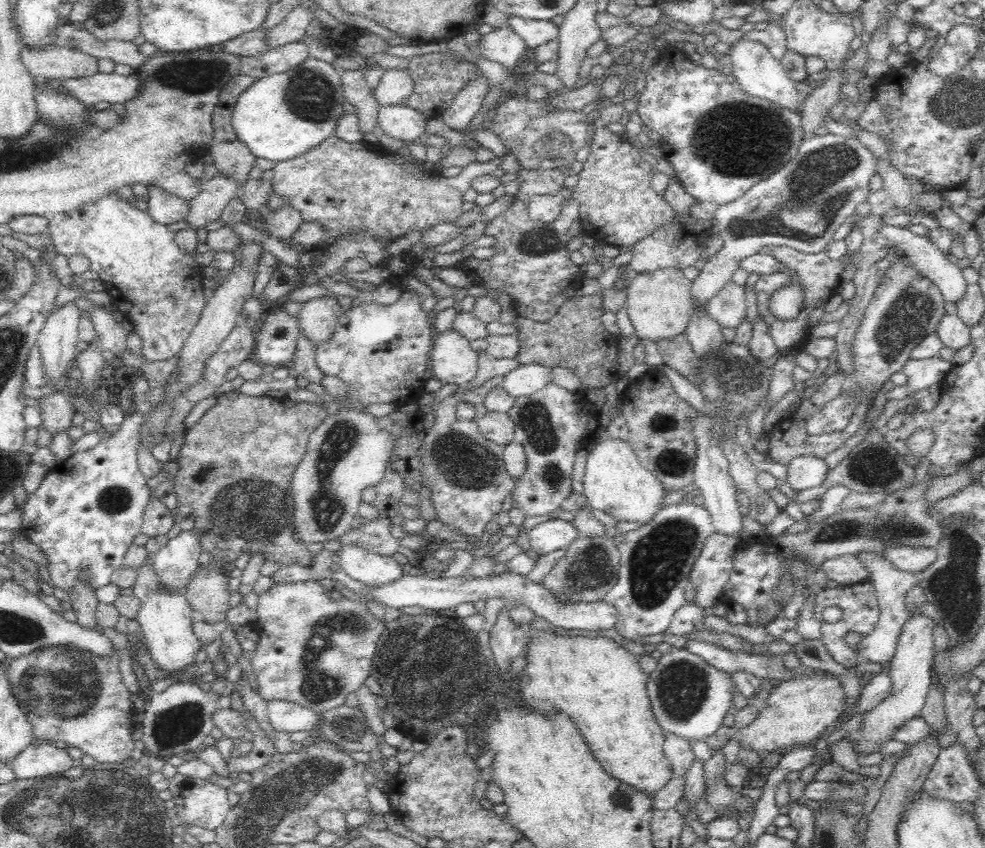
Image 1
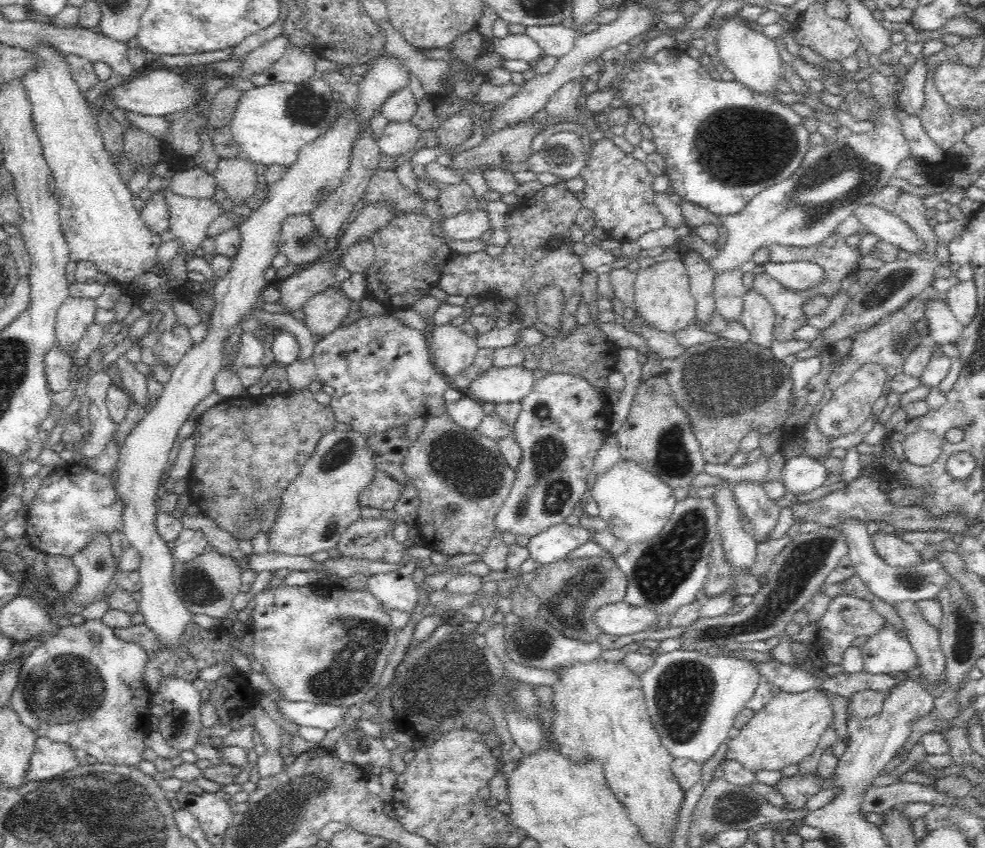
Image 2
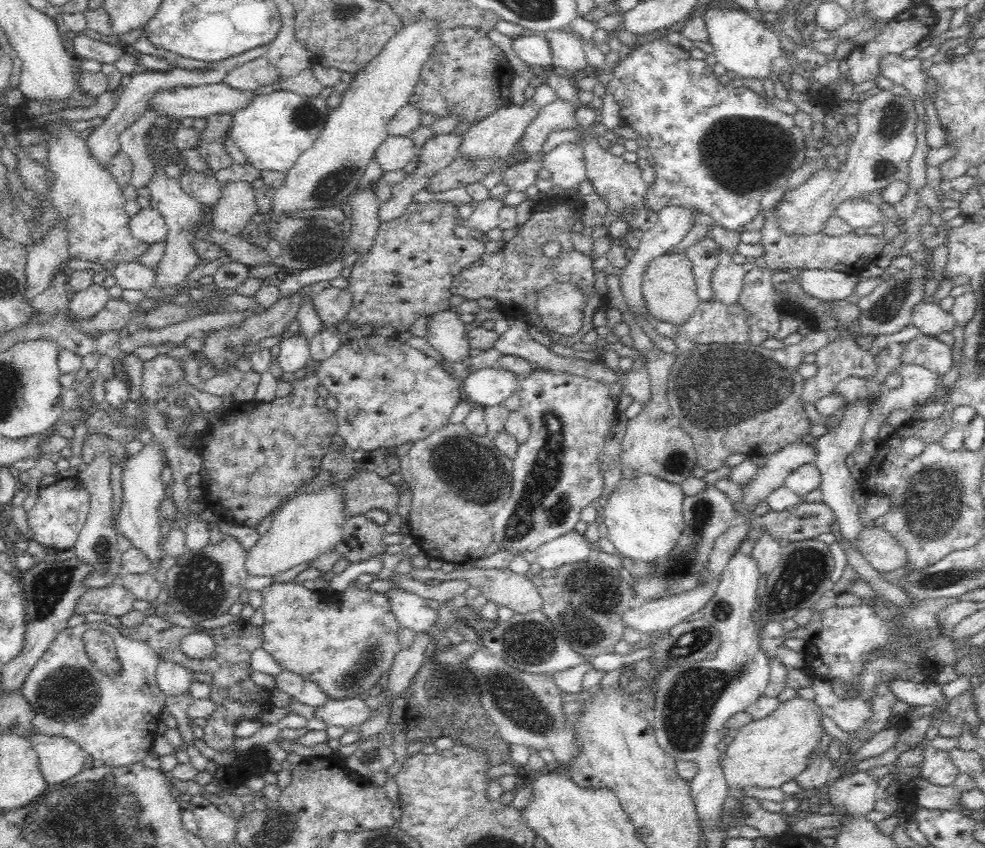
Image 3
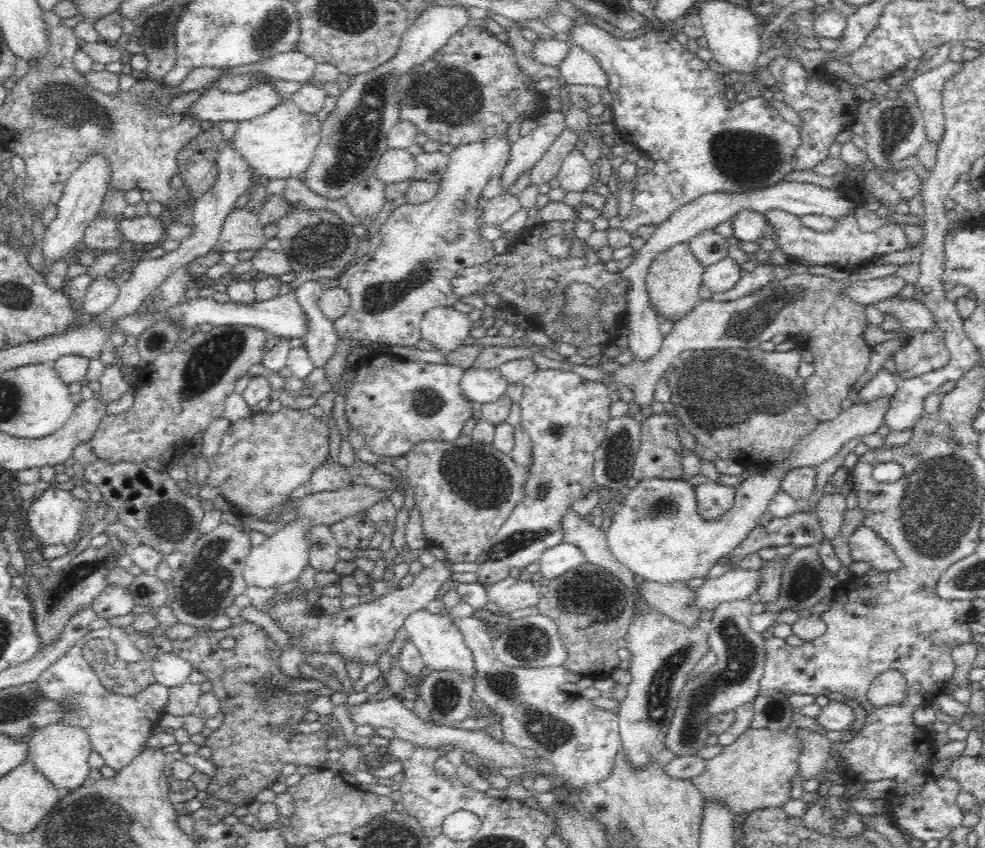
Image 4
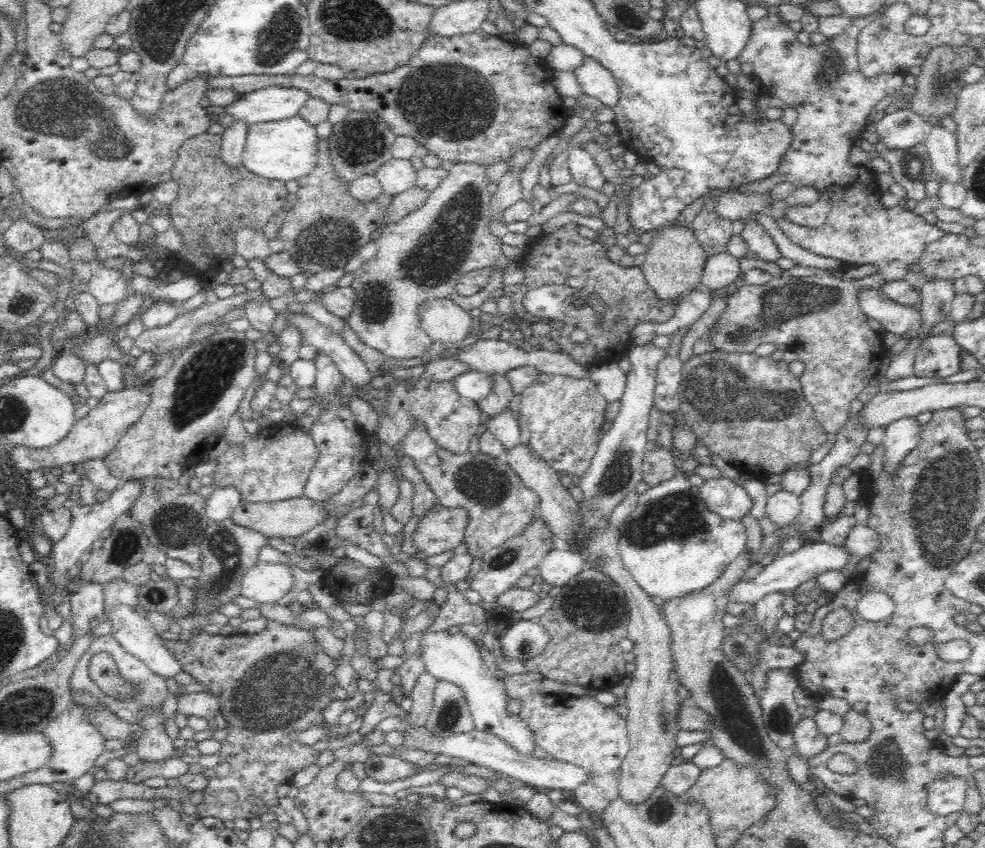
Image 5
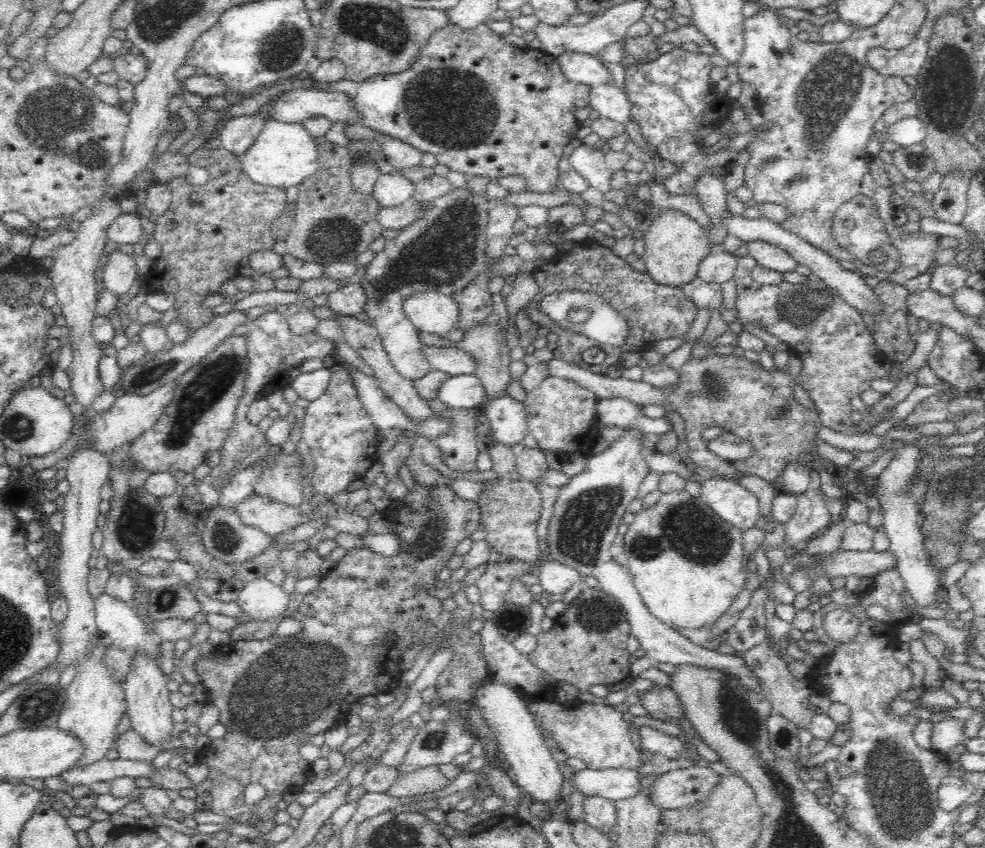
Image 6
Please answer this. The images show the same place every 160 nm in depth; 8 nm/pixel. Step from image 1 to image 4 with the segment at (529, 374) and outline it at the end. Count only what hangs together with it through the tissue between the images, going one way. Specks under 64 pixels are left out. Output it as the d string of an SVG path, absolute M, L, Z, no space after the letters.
M468 369L464 371L460 388L470 402L486 404L506 392L506 379L499 369Z

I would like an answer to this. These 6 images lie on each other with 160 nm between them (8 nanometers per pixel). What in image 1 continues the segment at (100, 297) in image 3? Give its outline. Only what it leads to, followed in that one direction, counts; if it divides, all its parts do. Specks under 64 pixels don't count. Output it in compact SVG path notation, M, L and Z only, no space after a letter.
M75 301L62 304L49 316L42 329L37 347L51 380L64 383L66 372L73 365L82 314Z

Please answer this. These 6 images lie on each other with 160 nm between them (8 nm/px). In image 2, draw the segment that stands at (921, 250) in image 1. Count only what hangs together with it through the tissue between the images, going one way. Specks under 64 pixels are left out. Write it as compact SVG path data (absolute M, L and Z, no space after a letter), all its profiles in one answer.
M858 205L852 216L864 226L865 233L874 234L884 243L892 244L901 250L918 252L922 243L918 241L917 234L909 230L906 222L903 222L896 214L870 205Z

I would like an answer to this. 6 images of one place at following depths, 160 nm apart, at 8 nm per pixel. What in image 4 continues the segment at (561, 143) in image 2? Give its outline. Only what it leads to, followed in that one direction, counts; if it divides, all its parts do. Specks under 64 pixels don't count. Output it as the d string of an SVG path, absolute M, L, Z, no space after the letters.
M572 150L560 167L557 179L567 192L584 191L594 180L593 165L580 150Z

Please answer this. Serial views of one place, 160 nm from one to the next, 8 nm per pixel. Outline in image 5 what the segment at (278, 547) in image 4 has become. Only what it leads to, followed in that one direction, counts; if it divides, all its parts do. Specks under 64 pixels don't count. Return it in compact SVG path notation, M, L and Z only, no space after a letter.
M258 562L254 568L242 578L241 595L259 604L278 605L278 602L286 596L294 586L294 577L290 574L293 565L286 564L265 564Z

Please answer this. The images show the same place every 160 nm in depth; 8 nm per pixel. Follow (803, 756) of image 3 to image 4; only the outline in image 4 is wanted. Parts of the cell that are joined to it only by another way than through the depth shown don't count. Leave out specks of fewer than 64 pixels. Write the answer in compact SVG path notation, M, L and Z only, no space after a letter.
M794 723L782 732L750 726L735 742L708 759L704 772L690 781L700 791L704 802L728 807L732 820L742 814L752 816L757 810L783 807L791 799L790 784L799 774L800 747L794 737L796 730Z

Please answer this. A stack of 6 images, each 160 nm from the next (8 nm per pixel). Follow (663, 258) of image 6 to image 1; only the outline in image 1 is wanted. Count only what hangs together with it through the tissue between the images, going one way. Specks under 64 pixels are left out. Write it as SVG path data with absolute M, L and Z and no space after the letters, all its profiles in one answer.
M670 267L654 272L632 274L627 283L625 307L636 329L638 339L658 342L685 332L693 312L693 298L691 297L693 282L686 278L682 270Z

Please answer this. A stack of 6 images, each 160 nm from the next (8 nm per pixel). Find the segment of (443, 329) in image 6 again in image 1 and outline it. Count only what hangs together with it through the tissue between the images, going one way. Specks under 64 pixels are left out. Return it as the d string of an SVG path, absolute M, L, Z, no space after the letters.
M448 329L443 332L434 331L433 347L429 356L430 375L445 384L466 384L476 376L478 369L477 352L471 347L471 341L459 332Z

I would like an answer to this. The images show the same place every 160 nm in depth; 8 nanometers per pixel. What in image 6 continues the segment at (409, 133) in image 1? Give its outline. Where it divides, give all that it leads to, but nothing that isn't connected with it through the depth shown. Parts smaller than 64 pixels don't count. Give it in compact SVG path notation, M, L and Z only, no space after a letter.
M400 171L382 173L371 192L380 210L398 208L413 196L414 184L404 178Z

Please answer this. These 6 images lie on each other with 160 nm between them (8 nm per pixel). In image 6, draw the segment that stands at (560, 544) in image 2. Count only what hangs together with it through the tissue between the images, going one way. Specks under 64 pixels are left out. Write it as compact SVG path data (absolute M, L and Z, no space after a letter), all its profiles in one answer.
M544 560L538 576L542 591L549 595L568 596L569 590L581 579L581 575L568 566Z

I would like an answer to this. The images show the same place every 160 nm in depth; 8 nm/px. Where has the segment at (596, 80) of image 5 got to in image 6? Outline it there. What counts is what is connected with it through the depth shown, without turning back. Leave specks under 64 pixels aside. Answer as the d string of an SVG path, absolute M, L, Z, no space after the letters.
M615 83L590 88L590 95L590 106L600 117L622 125L632 122L632 105Z

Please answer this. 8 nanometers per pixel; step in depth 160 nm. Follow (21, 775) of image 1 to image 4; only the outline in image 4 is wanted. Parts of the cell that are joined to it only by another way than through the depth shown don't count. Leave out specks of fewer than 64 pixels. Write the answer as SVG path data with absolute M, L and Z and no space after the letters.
M61 720L52 722L48 726L40 728L34 732L32 738L27 742L29 744L29 761L34 765L34 770L42 774L46 780L49 780L56 788L67 791L69 788L82 786L84 781L90 778L90 765L88 758L92 754L93 746L90 740L90 735L85 728L77 724L66 724Z

